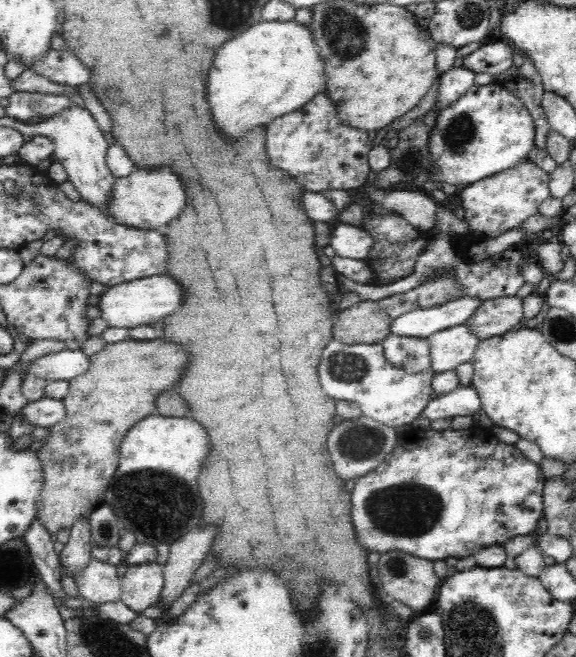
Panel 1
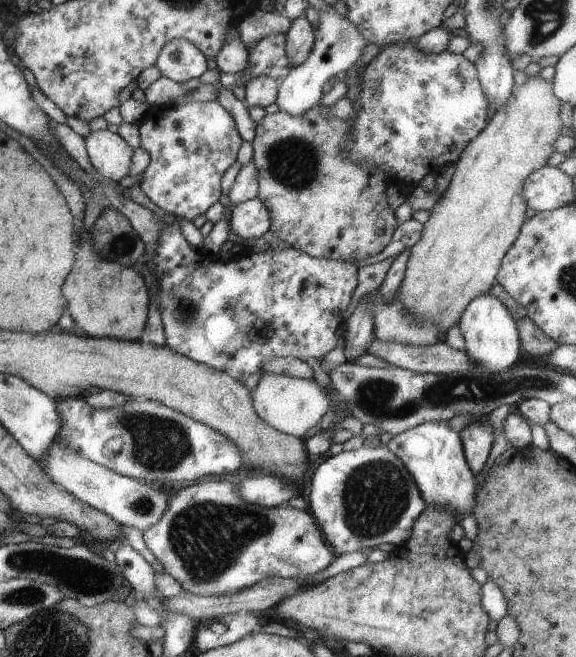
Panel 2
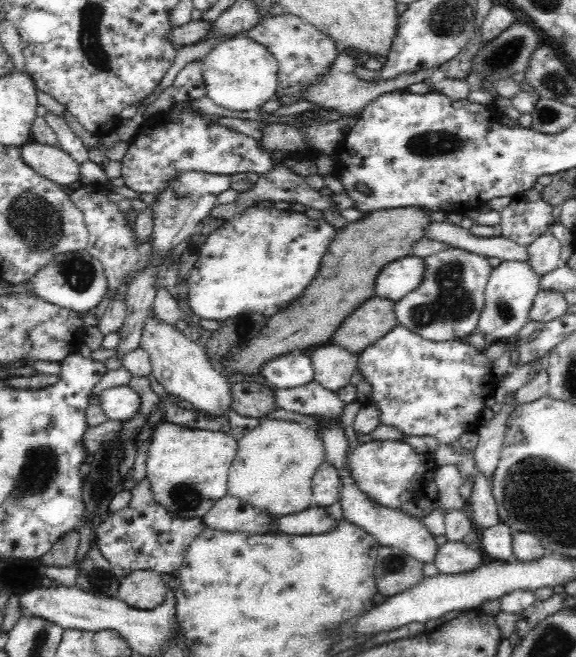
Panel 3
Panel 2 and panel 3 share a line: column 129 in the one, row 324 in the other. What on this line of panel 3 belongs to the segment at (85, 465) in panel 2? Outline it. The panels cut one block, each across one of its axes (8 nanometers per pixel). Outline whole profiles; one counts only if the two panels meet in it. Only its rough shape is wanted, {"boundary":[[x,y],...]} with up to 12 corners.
{"boundary":[[529,262],[488,277],[476,331],[514,339],[530,322],[540,277]]}

